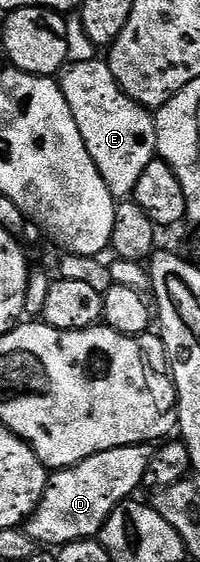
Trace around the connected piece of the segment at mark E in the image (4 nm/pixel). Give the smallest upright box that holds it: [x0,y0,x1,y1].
[58,59,157,200]

